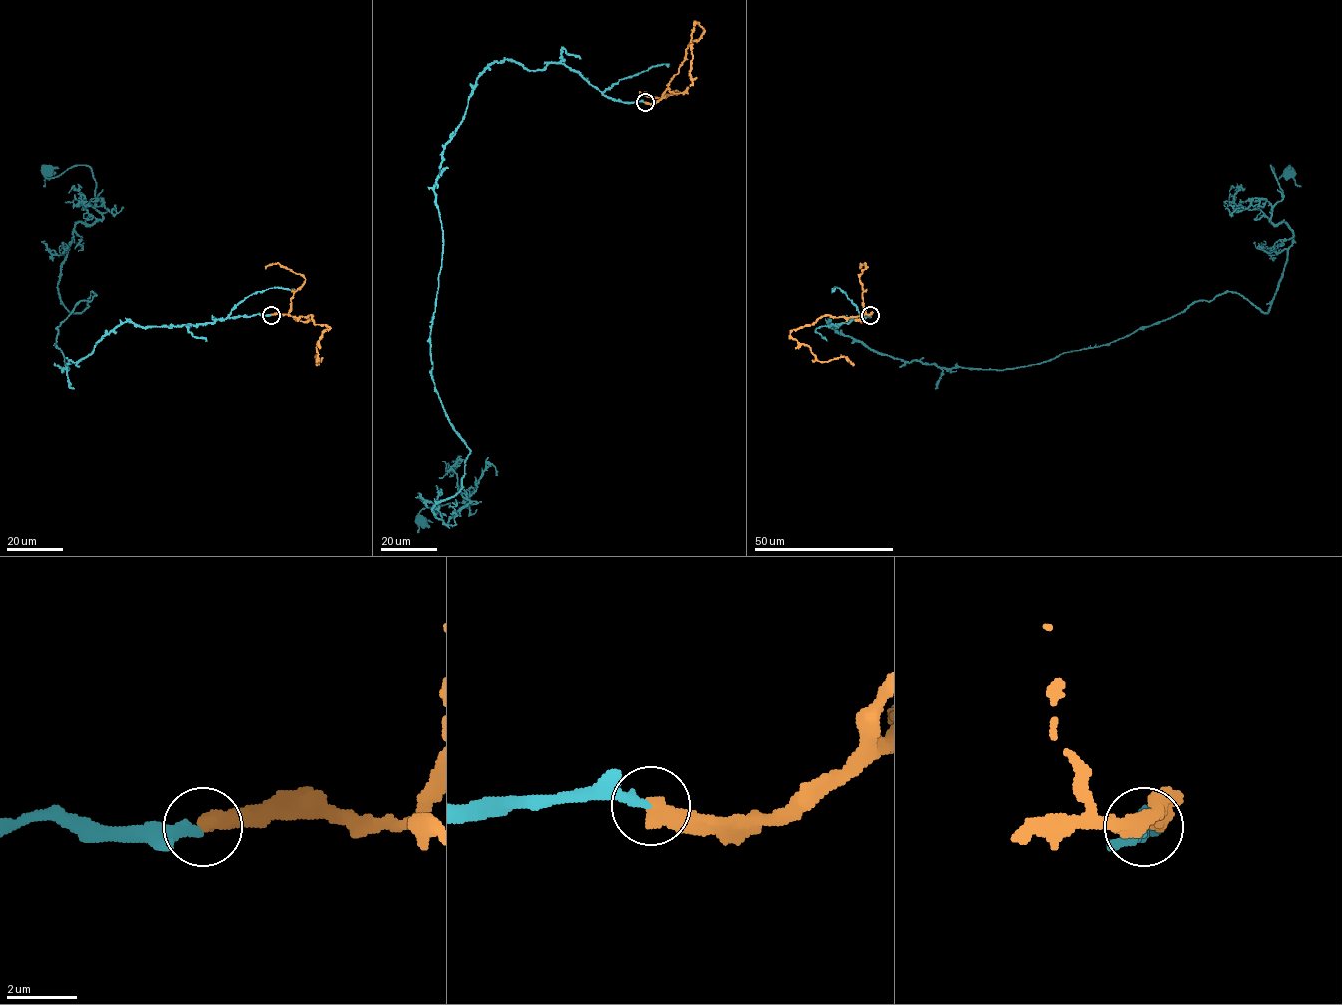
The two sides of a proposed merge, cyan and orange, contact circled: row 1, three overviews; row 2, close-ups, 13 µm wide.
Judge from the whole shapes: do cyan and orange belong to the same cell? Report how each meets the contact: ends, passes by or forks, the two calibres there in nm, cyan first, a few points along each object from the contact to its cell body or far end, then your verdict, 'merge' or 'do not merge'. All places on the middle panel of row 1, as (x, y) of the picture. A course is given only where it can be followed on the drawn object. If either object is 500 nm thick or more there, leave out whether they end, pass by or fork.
320/550 nm | cyan via (644, 102), (562, 64), (477, 78), (435, 183), (430, 334), (470, 451), (432, 511), (476, 502), (422, 521) | orange via (644, 102), (656, 103), (678, 72), (688, 45), (696, 41), (703, 30), (696, 22), (690, 41), (690, 85) | merge

